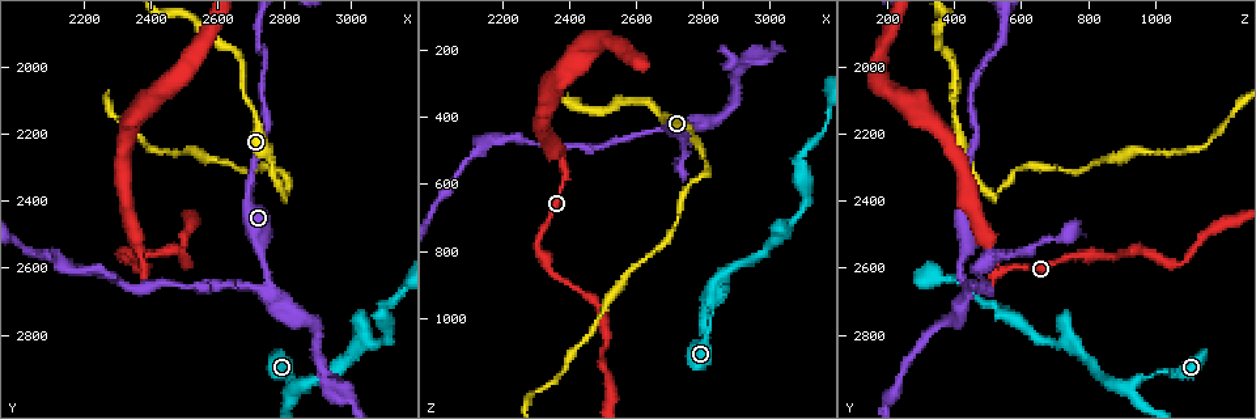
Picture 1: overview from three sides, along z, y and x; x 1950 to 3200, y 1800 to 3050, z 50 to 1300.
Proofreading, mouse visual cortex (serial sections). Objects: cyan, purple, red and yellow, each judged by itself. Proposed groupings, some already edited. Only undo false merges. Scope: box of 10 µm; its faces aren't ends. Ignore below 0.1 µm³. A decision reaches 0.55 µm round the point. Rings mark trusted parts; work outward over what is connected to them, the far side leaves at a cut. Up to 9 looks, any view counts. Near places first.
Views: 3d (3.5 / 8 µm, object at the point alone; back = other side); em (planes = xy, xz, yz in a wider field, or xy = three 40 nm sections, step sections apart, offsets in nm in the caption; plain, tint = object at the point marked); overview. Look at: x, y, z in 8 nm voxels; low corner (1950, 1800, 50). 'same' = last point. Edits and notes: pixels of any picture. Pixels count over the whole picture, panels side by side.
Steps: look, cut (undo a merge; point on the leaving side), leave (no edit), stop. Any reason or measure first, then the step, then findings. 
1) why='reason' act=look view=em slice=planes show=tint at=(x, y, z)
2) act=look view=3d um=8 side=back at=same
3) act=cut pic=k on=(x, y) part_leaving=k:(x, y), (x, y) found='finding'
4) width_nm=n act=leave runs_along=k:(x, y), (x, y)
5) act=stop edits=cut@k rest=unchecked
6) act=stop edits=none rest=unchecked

why='sharp bend' act=look view=3d um=3.5 at=(2380, 2590, 510)

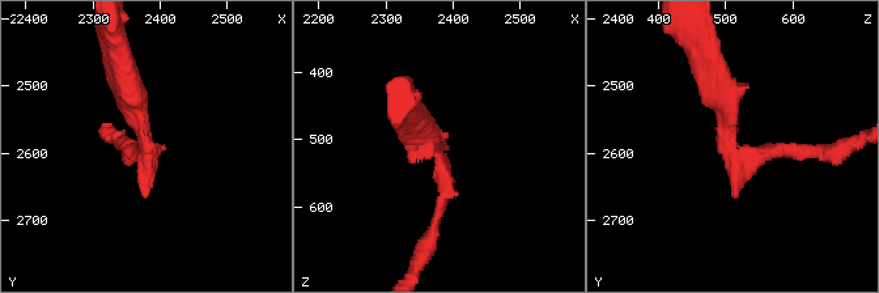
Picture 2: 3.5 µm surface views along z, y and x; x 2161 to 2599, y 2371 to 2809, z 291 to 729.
act=look view=em slice=xy step=3 show=tint at=(2380, 2595, 510)

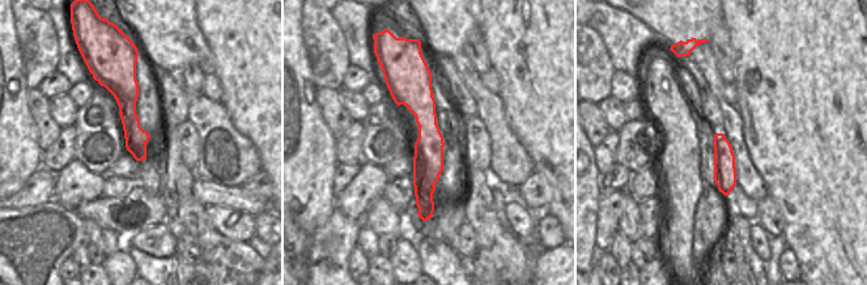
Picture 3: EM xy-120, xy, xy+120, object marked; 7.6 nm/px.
why='another direction' act=look view=em slice=xy step=1 show=tint at=same

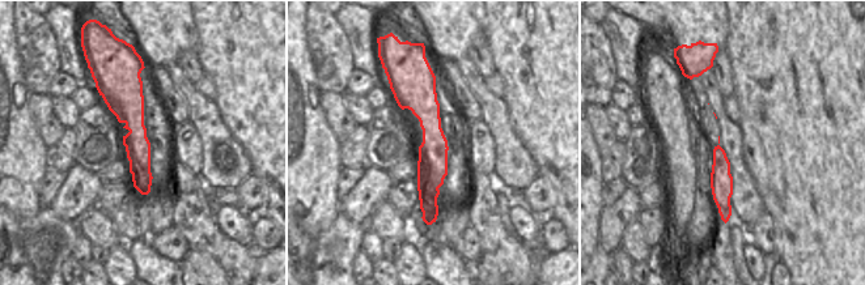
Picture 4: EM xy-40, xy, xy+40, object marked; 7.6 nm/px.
act=cut pic=2 on=(124, 109) found='two cells meet here'

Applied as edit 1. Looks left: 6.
act=look view=overview

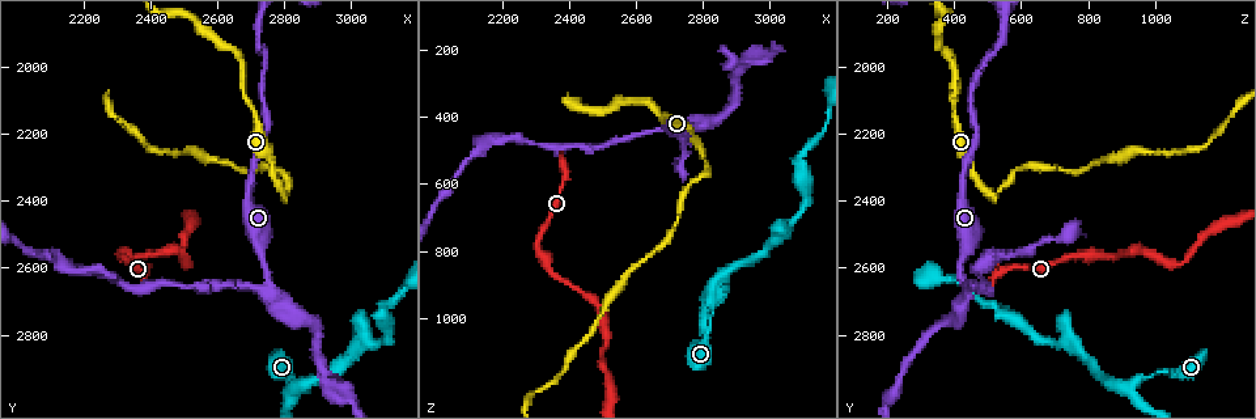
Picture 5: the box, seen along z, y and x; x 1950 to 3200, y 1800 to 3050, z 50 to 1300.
why='a fork' act=look view=3d um=3.5 at=(2820, 2950, 940)

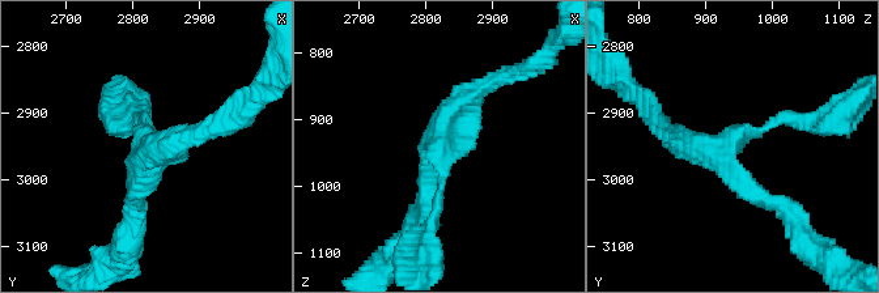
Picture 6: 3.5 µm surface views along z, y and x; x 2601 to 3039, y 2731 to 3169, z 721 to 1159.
arms=3 arm_widths_nm=150,250,250 why='now the EM' act=look view=em slice=xy step=3 show=tint at=(2825, 2940, 930)

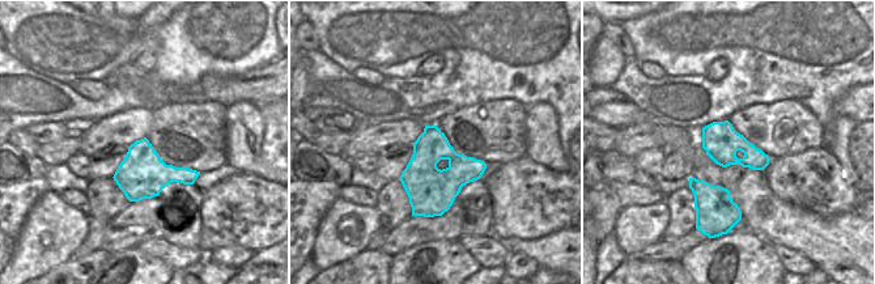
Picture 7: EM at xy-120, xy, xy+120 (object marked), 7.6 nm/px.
why='another direction' act=look view=em slice=planes show=tint at=same

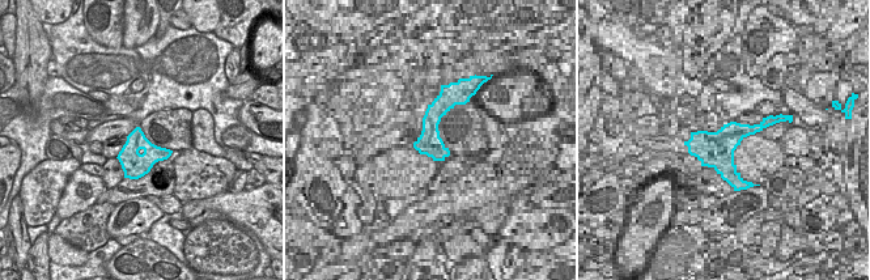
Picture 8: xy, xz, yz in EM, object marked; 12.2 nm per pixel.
act=leave runs_along=6:(433, 215), (445, 114), (489, 81) found='all the same cell'

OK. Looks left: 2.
why='abrupt turn' act=look view=3d um=3.5 at=(2790, 2390, 520)

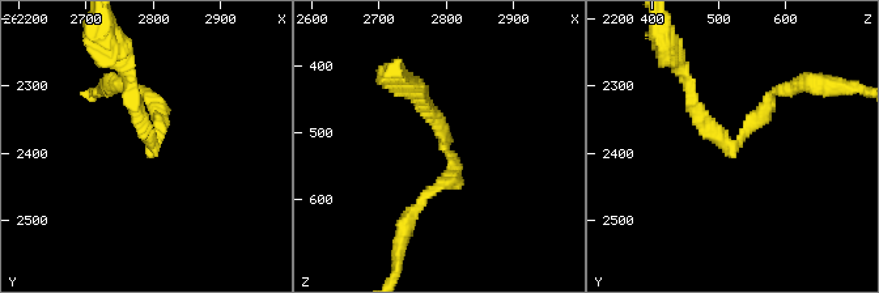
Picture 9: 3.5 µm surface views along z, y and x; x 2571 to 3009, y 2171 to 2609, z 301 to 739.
arm_widths_nm=150,200 why='shape alone is not enough' act=look view=em slice=xy step=3 show=tint at=(2795, 2385, 515)

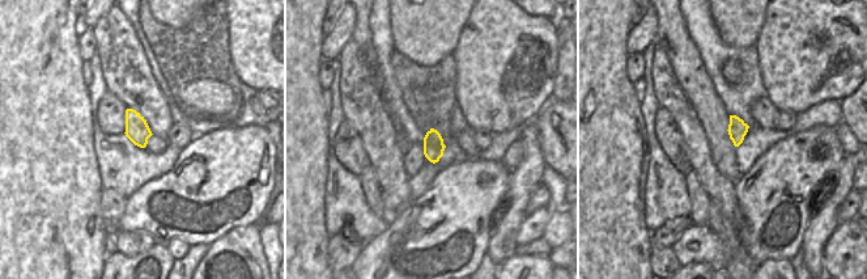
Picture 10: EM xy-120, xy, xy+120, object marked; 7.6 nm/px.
act=cut pic=9 on=(152, 97) part_leaving=9:(741, 135), (777, 90), (827, 86) found='a second cell is stuck on'

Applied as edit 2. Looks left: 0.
act=stop edits=cut@2,cut@9 rest=unchecked

